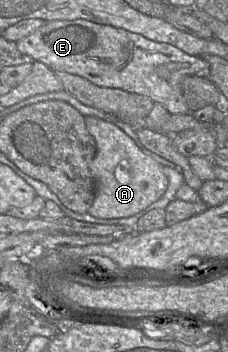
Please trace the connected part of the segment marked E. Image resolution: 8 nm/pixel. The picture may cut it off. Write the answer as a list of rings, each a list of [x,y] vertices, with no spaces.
[[[83,19],[46,22],[44,26],[17,41],[16,44],[21,53],[32,57],[34,61],[44,63],[54,72],[63,71],[79,75],[100,87],[116,88],[146,96],[154,103],[164,106],[170,114],[190,112],[182,91],[183,79],[187,76],[209,77],[210,73],[205,58],[188,55],[170,44],[154,42],[124,29]]]

